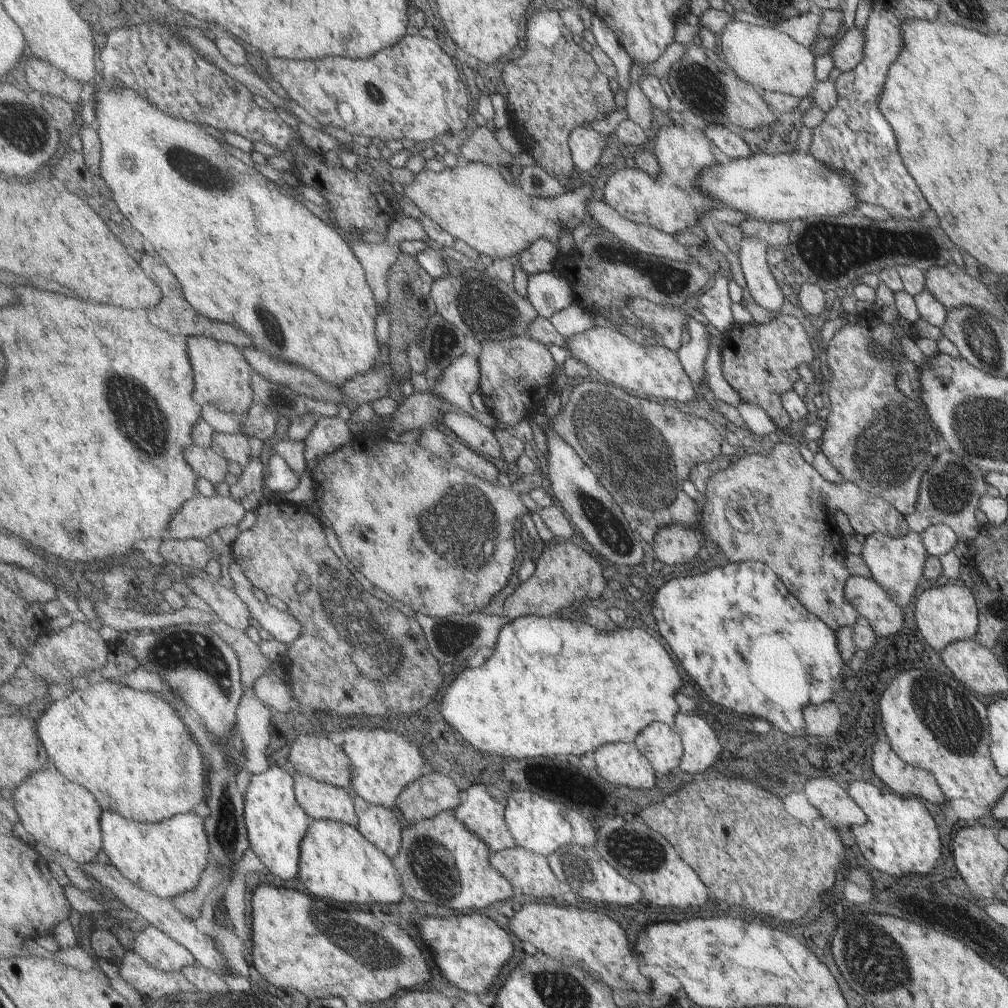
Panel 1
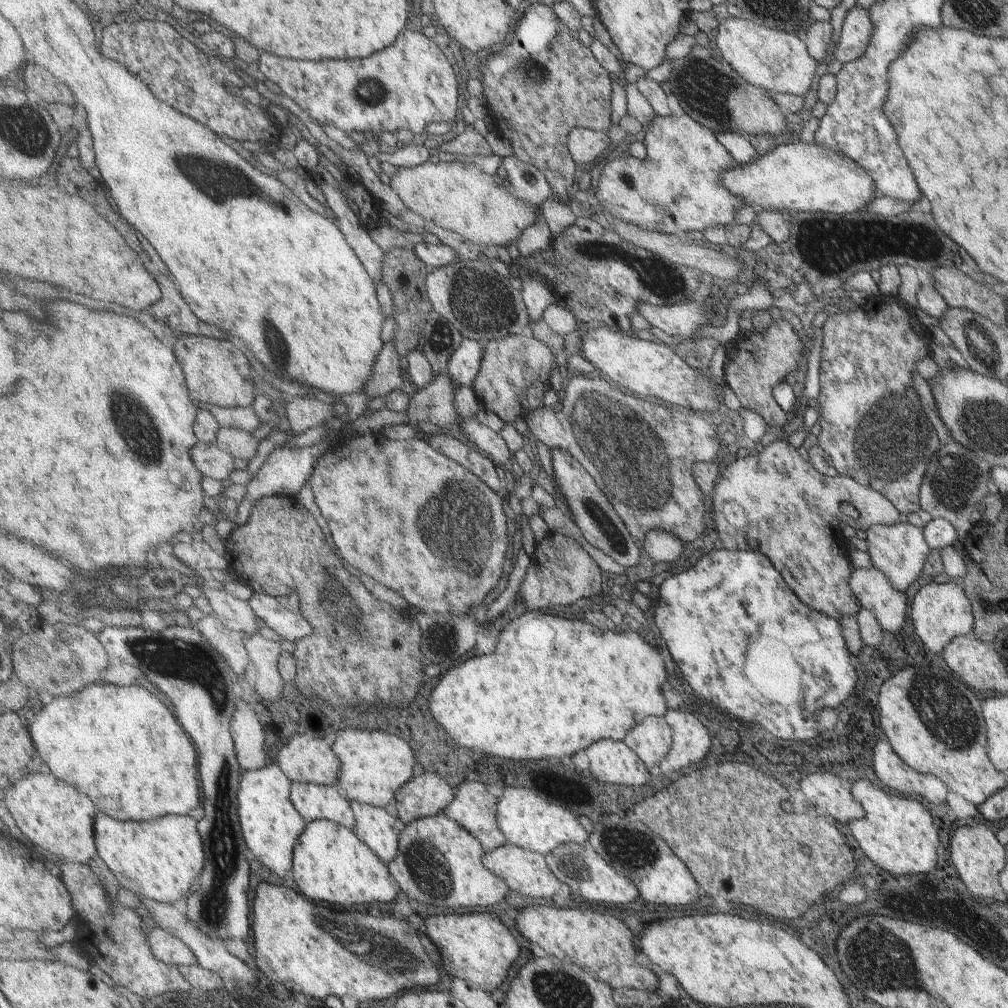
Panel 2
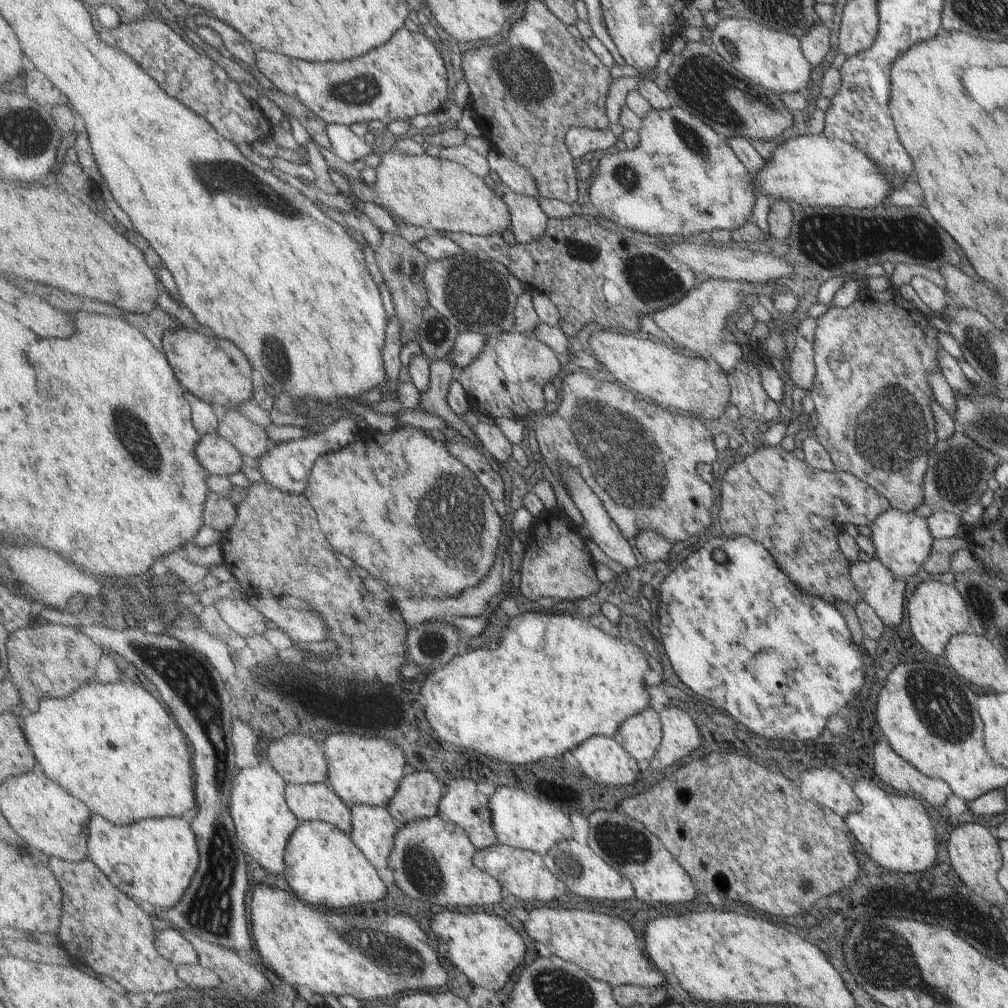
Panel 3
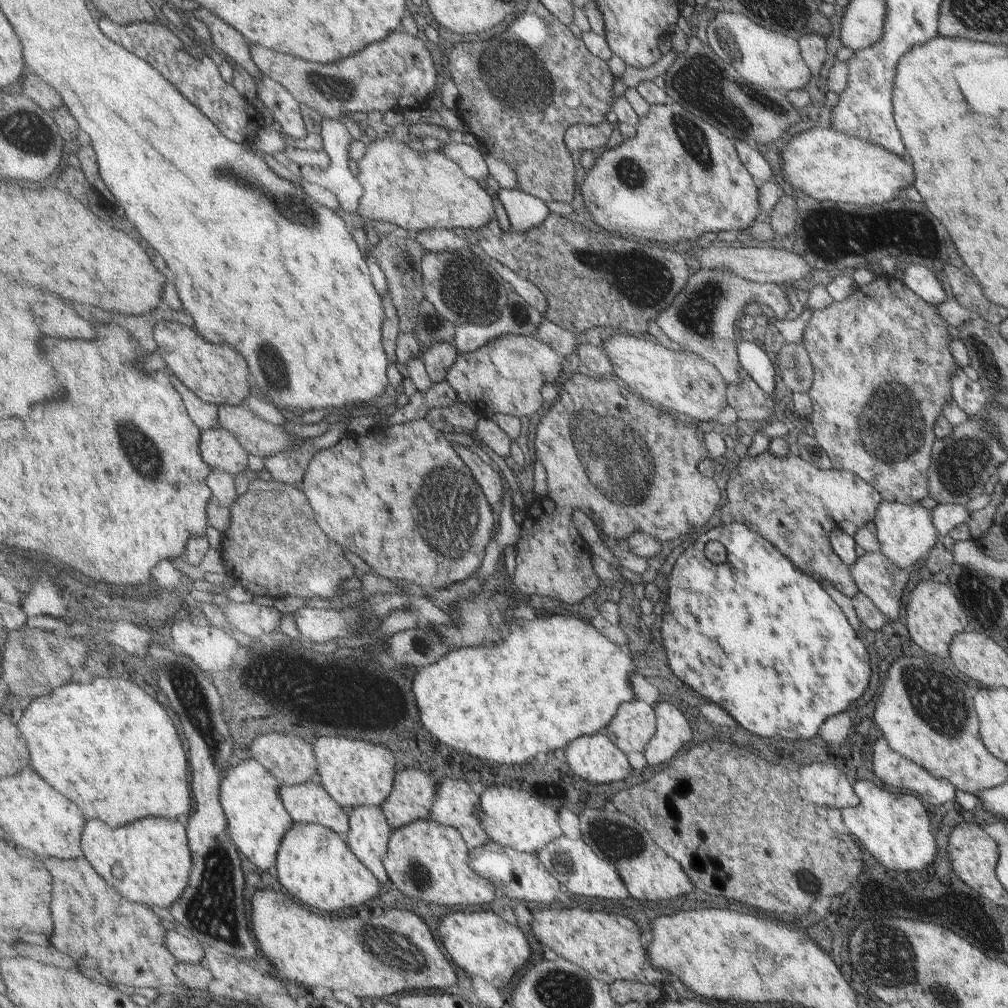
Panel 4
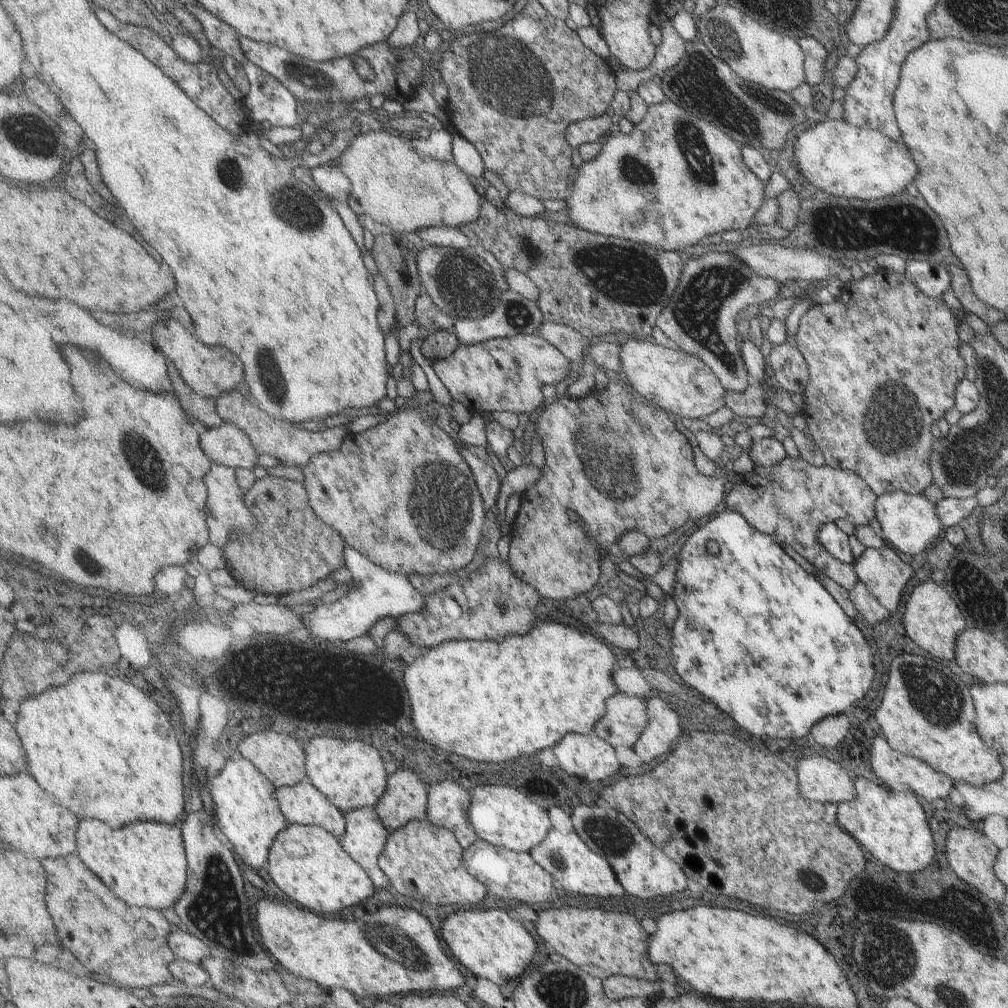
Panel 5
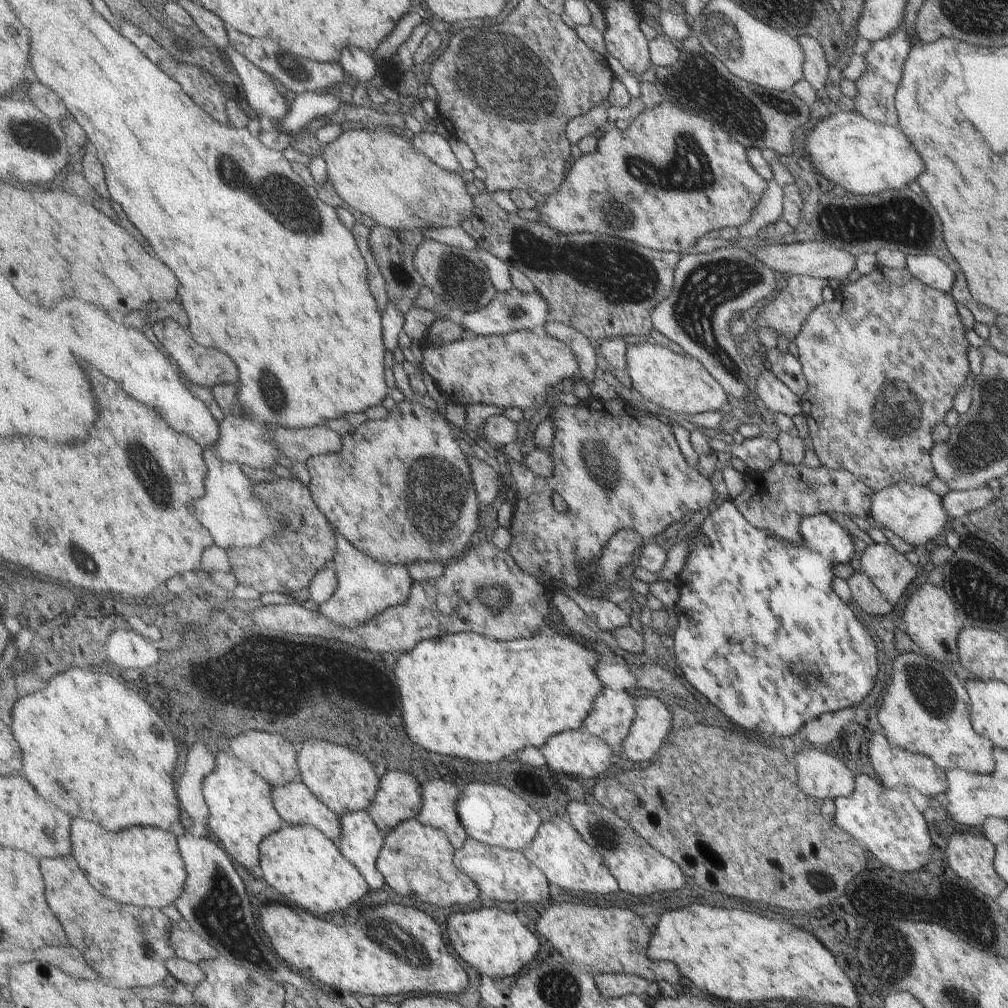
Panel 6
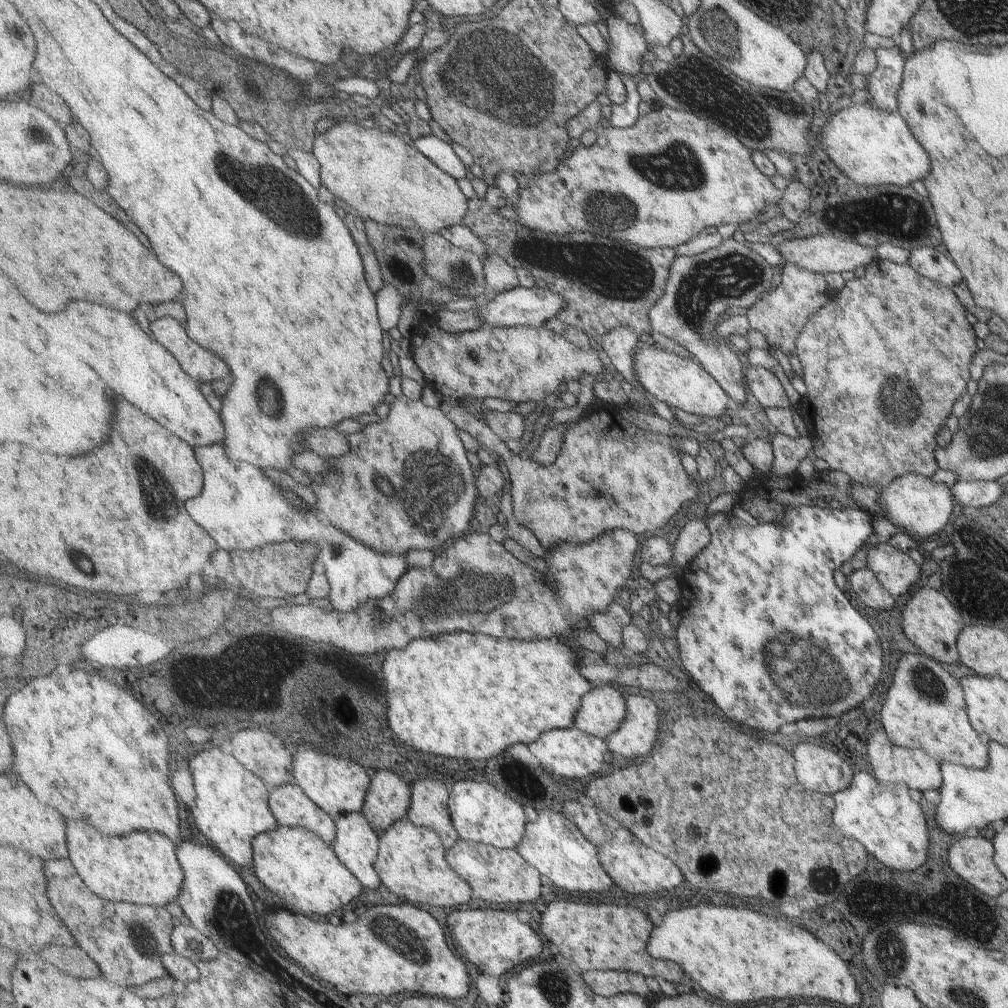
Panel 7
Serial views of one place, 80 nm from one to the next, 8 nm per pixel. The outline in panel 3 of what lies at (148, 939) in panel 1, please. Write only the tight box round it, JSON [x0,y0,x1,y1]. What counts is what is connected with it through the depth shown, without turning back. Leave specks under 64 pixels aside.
[155,929,200,966]

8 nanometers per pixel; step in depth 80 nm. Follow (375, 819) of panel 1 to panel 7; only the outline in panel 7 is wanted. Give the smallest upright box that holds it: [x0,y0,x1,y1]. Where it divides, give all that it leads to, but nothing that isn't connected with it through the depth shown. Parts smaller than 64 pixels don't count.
[335,811,383,888]

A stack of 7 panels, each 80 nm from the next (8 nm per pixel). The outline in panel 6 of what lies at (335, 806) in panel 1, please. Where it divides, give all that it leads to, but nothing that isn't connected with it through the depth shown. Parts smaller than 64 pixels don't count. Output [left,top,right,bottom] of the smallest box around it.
[273,780,343,842]

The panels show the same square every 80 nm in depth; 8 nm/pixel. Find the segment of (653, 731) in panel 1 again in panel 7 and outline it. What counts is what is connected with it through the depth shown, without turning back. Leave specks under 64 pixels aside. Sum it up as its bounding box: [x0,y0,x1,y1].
[575,685,621,739]

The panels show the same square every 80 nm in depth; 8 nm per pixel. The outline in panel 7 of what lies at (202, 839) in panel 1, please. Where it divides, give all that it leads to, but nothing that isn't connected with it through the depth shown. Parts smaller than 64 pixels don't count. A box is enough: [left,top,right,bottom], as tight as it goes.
[69,820,186,907]

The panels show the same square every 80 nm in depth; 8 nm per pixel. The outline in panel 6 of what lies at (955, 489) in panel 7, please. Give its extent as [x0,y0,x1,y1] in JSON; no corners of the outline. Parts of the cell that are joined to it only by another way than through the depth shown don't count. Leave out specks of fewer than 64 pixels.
[943,484,994,518]

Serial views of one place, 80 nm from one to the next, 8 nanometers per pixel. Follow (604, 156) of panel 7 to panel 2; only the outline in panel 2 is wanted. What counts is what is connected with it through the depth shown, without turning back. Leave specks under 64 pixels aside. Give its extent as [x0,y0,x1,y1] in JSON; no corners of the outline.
[597,115,743,236]

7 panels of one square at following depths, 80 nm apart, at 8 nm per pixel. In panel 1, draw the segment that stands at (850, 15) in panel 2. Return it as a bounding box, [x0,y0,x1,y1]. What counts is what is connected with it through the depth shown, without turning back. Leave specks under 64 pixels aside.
[829,26,864,73]

